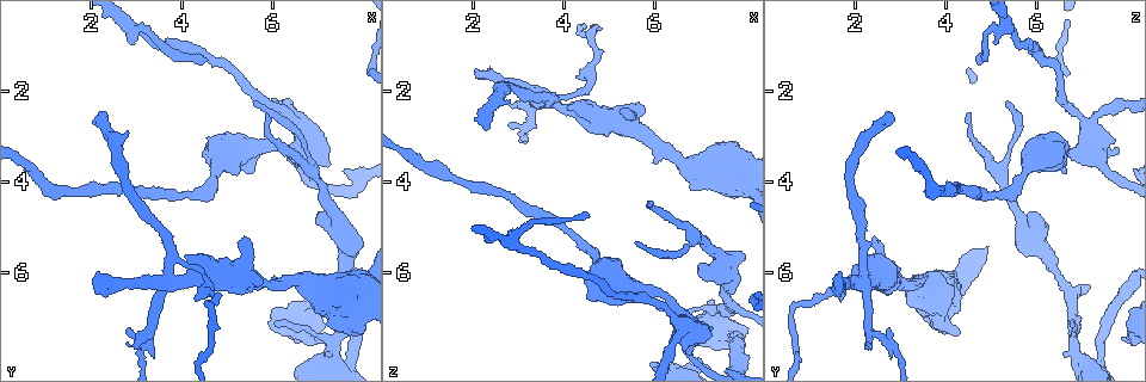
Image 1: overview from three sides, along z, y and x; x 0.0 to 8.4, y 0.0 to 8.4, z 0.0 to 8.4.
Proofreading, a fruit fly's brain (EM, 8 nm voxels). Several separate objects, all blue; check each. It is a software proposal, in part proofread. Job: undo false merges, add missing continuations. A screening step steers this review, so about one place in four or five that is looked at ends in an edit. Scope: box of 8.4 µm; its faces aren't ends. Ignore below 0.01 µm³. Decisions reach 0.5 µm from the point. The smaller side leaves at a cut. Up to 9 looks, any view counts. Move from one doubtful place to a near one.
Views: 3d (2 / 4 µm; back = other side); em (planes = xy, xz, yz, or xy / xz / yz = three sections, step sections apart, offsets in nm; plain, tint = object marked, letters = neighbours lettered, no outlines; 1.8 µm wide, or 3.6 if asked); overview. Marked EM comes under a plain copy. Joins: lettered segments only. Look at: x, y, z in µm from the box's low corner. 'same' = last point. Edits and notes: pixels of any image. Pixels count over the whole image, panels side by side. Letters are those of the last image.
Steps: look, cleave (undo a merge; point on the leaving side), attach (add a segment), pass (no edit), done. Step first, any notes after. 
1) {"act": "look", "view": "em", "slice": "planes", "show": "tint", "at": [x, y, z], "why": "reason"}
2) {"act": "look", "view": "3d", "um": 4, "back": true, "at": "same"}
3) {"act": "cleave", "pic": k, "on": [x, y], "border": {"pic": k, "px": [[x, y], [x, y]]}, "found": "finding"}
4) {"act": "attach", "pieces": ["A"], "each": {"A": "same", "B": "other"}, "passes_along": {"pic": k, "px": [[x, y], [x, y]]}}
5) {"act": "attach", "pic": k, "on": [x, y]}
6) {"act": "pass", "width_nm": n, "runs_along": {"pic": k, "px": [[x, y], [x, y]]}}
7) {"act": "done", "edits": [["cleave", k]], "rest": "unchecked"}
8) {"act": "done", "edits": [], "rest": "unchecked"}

{"act": "look", "view": "em", "um": 3.6, "slice": "planes", "show": "tint", "at": [6.65, 3.20, 7.15], "why": "narrows sharply"}

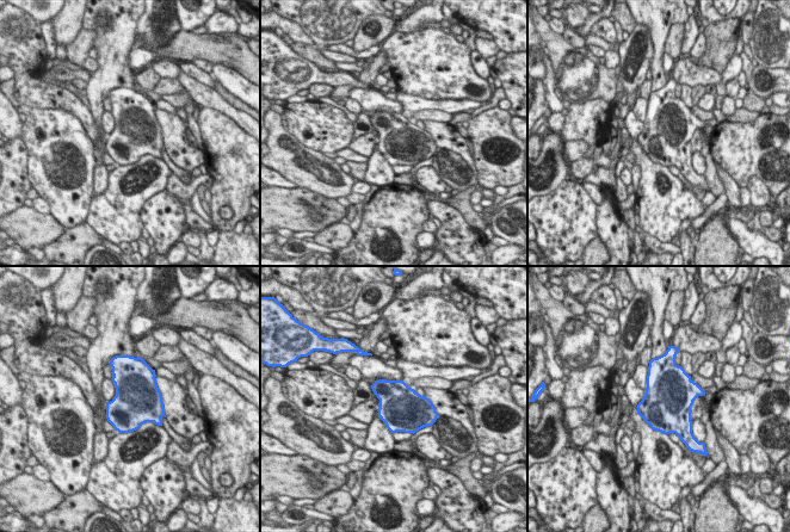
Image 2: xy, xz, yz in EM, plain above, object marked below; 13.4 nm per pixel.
{"act": "look", "view": "em", "um": 3.6, "slice": "planes", "show": "letters", "at": "same", "why": "what lies round it"}

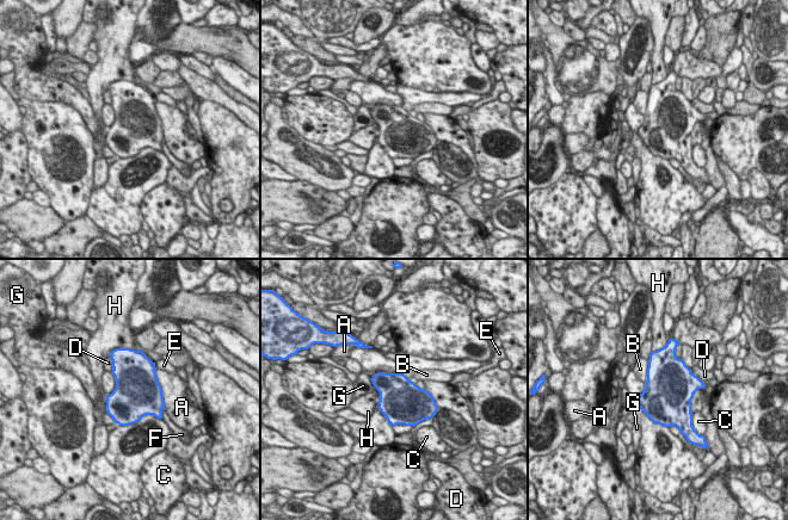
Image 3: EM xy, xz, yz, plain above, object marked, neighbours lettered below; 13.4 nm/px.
{"act": "pass", "width_nm": 600, "each": {"A": "other", "B": "other", "C": "other", "D": "other", "E": "other", "F": "other", "G": "other", "H": "other"}, "border": {"pic": 3, "px": [[106, 394], [108, 412]]}, "found": "one neuron here"}

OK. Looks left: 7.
{"act": "look", "view": "3d", "um": 4, "at": [2.85, 0.60, 5.35], "why": "side arm on a straight run"}

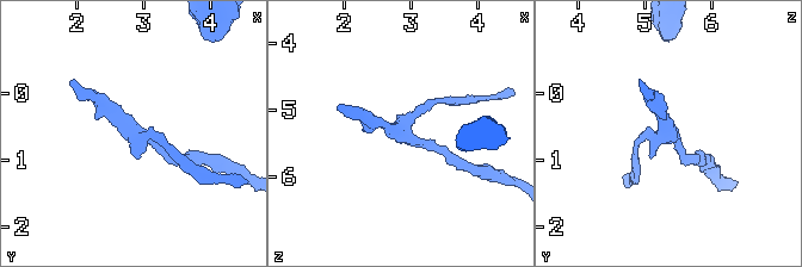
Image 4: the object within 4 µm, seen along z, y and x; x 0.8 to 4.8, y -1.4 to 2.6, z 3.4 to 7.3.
{"act": "look", "view": "em", "slice": "xy", "step": 4, "show": "letters", "at": [2.95, 0.65, 5.35], "arms": 3, "why": "shape alone is not enough"}

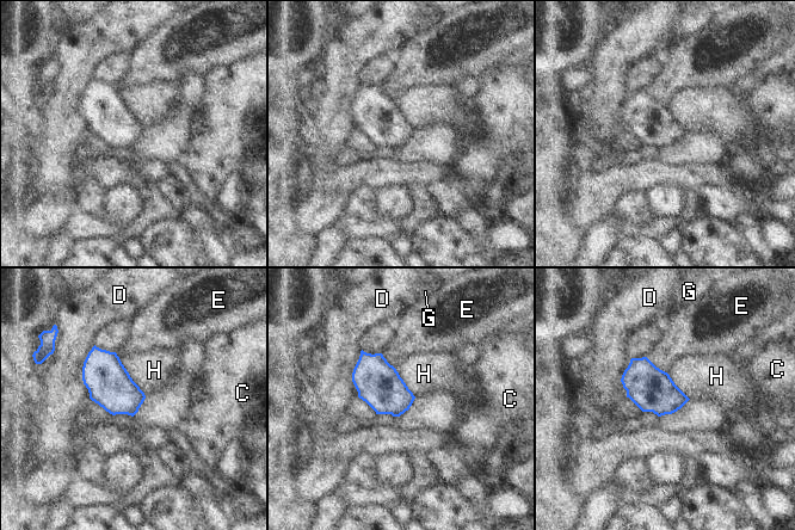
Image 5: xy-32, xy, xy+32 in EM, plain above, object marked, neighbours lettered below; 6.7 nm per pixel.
{"act": "pass", "longest_contact_nm": ["D", 380], "each": {"C": "other", "D": "other", "E": "other", "G": "other", "H": "other"}, "border": {"pic": 5, "px": [[115, 352], [131, 380], [146, 396]]}, "found": "one neuron here"}

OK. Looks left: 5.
{"act": "look", "view": "3d", "um": 2, "at": [3.70, 6.20, 2.25], "why": "four or more arms meet"}

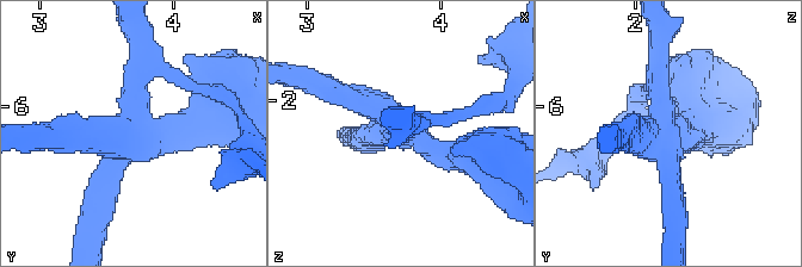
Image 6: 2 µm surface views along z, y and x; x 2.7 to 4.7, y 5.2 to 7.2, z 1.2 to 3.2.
{"act": "look", "view": "em", "slice": "xy", "step": 4, "show": "tint", "at": [3.72, 6.20, 2.22], "arms": 4, "why": "now the EM"}

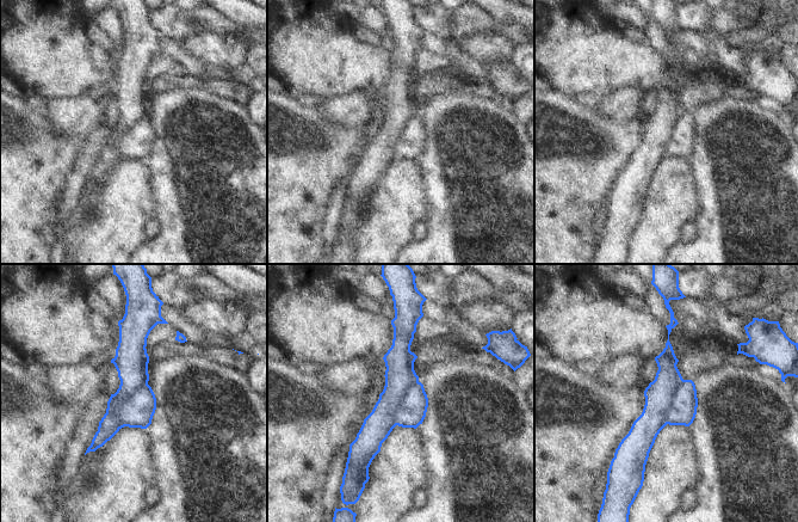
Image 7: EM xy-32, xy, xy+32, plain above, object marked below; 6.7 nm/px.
{"act": "look", "view": "em", "slice": "yz", "step": 8, "show": "letters", "at": "same", "why": "cut it another way"}

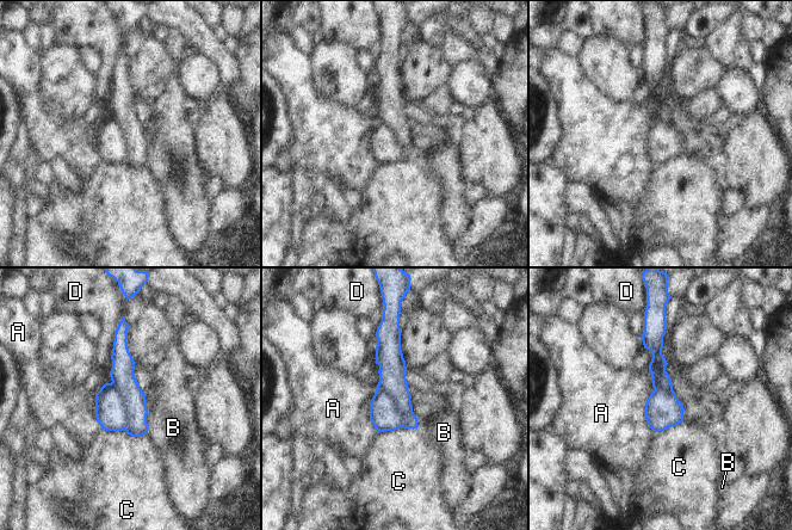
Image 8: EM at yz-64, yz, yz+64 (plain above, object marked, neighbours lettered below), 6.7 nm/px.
{"act": "cleave", "pic": 8, "on": [122, 375], "each": {"A": "other", "B": "other", "C": "other", "D": "other"}, "border": {"pic": 8, "px": [[110, 383], [125, 407], [124, 429]]}, "found": "a second neuron is stuck on"}

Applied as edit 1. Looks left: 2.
{"act": "done", "edits": [["cleave", 8]], "rest": "unchecked"}

